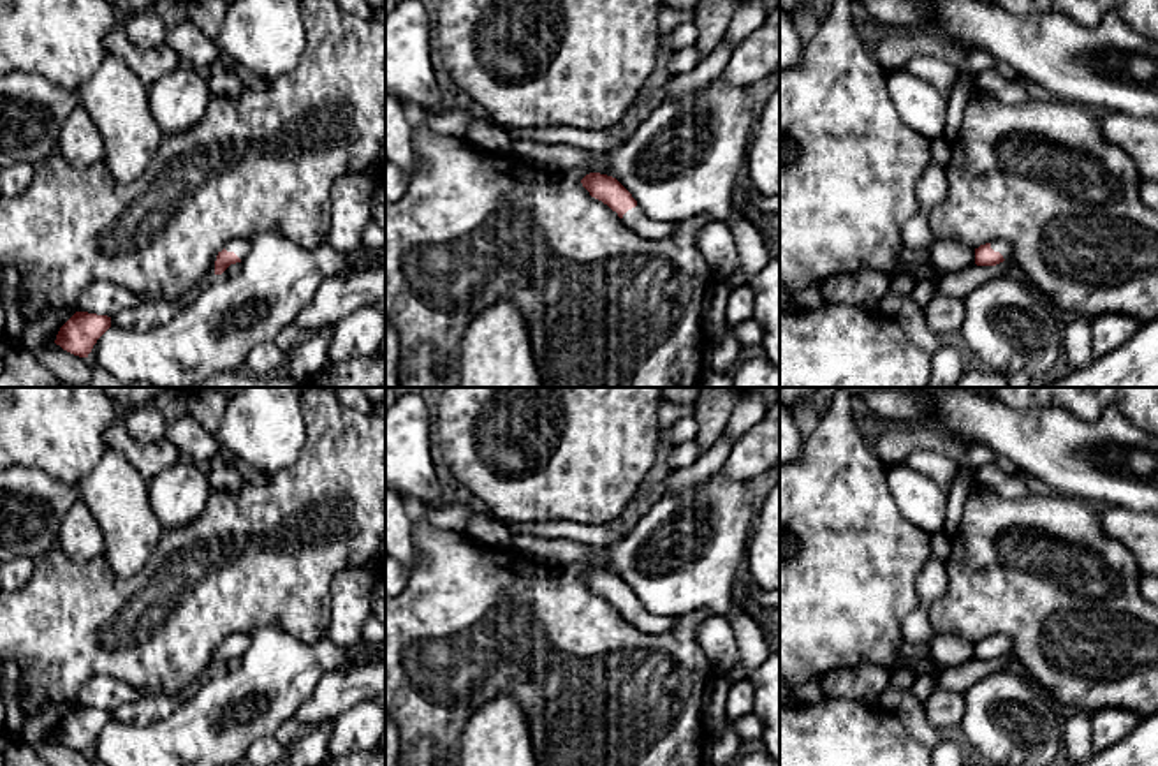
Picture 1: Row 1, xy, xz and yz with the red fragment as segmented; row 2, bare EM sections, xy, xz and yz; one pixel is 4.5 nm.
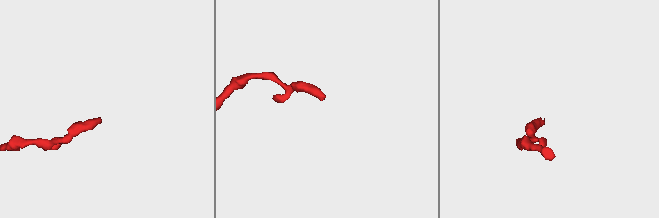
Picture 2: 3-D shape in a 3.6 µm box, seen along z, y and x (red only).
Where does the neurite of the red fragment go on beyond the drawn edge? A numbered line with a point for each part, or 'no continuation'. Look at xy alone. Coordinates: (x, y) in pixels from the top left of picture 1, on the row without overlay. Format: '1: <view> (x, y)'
1: xy (240, 641)

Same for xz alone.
1: xz (634, 613)

